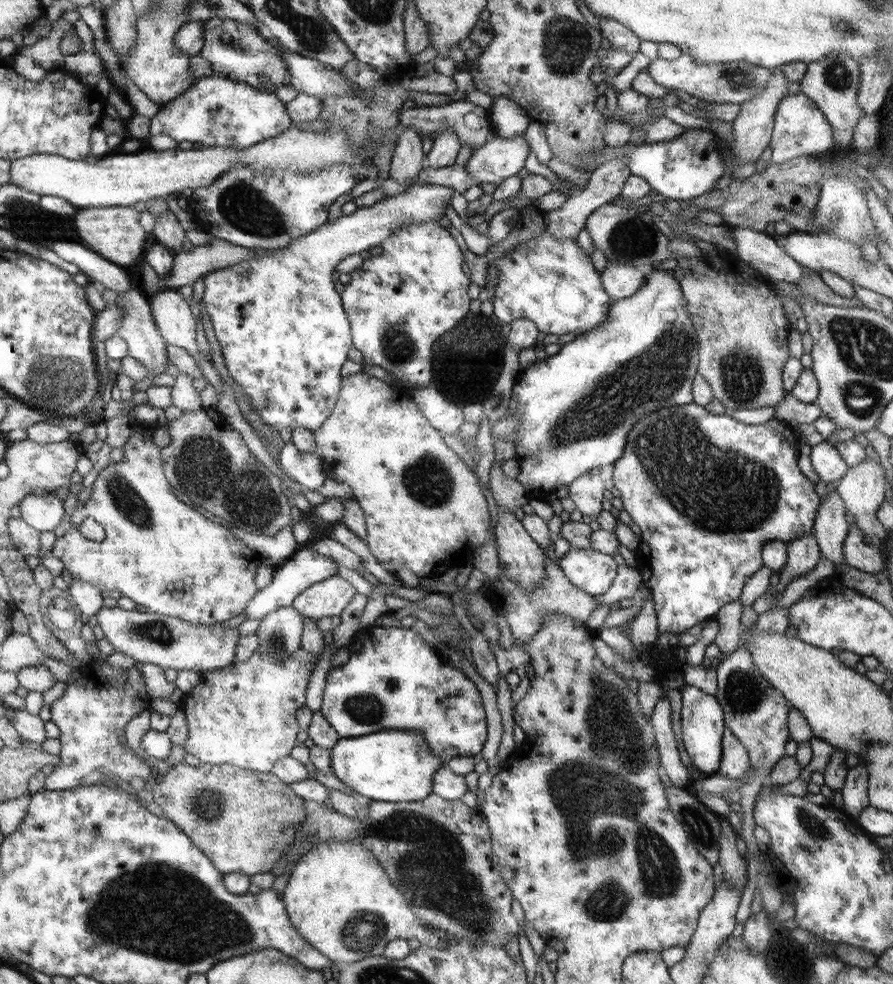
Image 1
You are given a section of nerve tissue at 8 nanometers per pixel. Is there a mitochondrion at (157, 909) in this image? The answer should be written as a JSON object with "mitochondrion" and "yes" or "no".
{"mitochondrion":"yes"}

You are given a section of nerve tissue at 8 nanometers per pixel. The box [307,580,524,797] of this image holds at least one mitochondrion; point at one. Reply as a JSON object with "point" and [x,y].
{"point":[364,708]}

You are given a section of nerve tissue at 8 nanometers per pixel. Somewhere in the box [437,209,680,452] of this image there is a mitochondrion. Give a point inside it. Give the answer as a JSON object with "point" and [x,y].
{"point":[631,239]}

